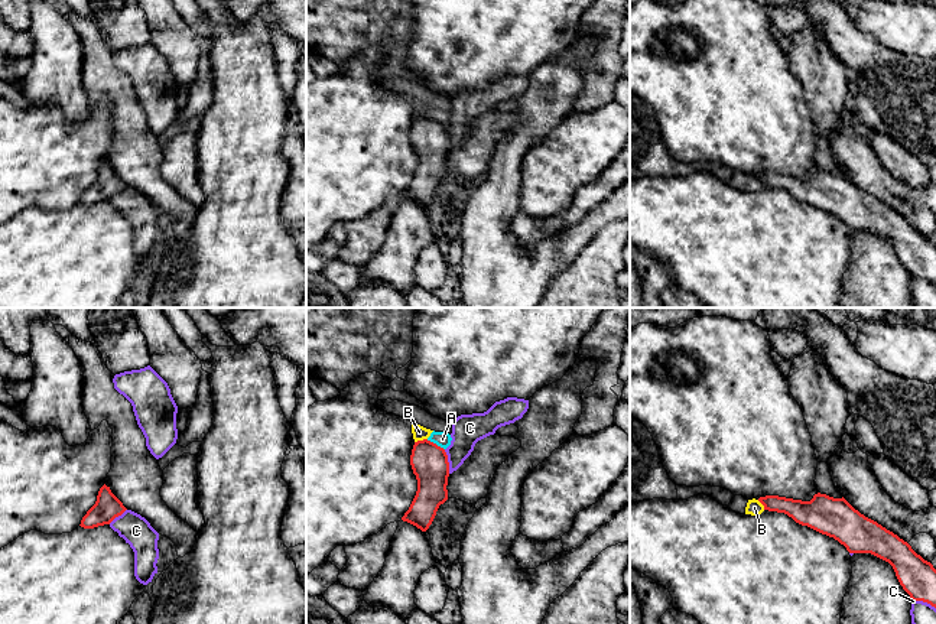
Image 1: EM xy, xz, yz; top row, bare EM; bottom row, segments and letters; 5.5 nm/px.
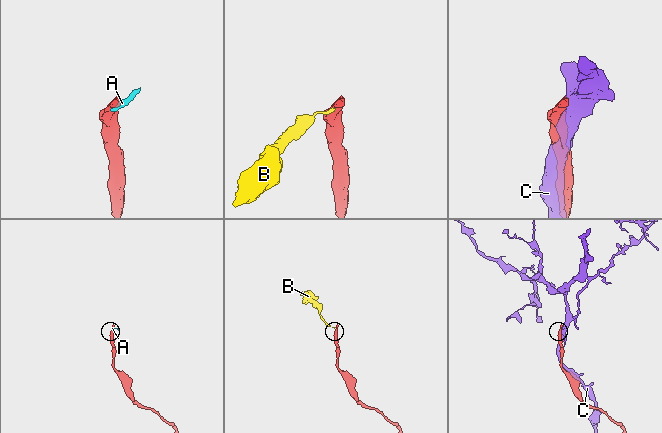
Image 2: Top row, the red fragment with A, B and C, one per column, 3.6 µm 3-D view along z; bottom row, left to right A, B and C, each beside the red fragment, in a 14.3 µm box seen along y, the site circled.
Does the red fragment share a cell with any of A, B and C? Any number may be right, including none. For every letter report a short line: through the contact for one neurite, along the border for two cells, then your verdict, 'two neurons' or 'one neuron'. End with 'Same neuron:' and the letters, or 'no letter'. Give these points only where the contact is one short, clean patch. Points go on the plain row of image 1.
A: line xz (426, 116), (444, 126); two neurons
B: line xz (426, 114), (415, 119); two neurons
C: two neurons
Same neuron: no letter

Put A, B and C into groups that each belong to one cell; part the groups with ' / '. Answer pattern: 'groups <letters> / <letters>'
groups A B / C

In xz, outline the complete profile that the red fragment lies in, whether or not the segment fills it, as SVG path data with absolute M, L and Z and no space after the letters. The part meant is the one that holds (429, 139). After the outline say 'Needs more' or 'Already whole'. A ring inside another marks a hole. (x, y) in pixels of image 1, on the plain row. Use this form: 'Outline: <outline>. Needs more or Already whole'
Outline: M428 116L417 117L412 126L410 142L417 156L417 168L402 196L426 208L439 182L448 176L448 131Z. Already whole

